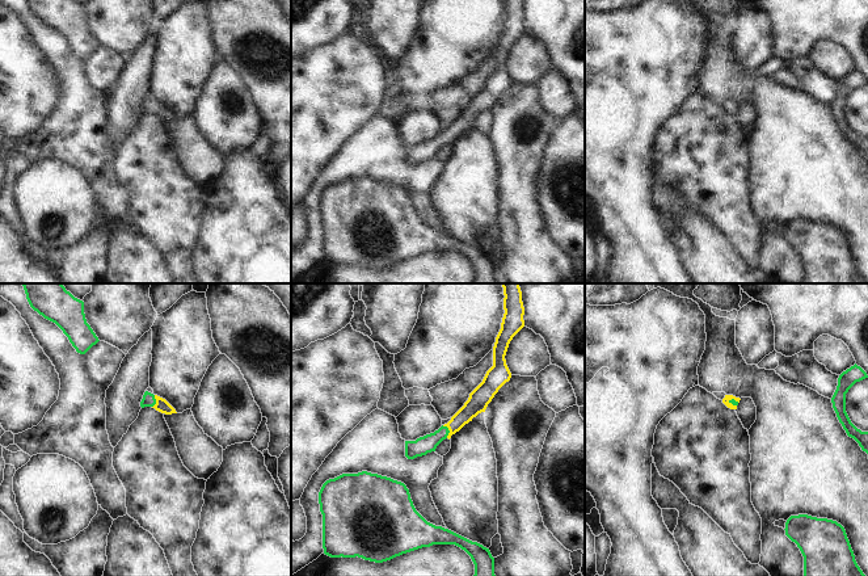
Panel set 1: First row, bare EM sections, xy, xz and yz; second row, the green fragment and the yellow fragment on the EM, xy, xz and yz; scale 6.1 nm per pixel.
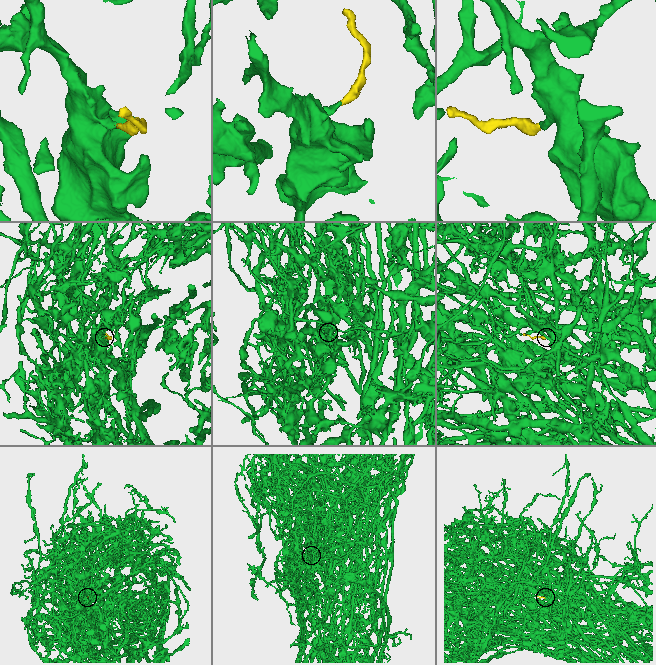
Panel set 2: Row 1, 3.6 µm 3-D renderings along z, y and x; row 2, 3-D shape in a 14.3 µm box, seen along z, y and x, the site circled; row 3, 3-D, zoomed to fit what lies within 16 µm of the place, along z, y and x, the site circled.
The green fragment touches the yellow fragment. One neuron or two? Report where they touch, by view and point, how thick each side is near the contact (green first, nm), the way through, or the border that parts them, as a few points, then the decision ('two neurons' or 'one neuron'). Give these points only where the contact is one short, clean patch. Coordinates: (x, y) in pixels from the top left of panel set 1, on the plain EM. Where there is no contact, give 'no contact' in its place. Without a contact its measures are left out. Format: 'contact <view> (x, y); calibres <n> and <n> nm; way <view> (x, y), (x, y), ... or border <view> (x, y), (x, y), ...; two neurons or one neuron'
contact xz (449, 137); calibres 110 and 130 nm; way xz (421, 152), (449, 137), (477, 108); one neuron

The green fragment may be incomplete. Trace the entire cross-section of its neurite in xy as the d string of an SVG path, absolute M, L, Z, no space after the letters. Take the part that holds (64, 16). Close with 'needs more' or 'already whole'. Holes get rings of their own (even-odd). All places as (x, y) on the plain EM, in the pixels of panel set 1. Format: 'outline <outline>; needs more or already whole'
outline M26 0L30 13L55 29L77 59L85 60L100 46L87 29L84 8L72 0Z; already whole

